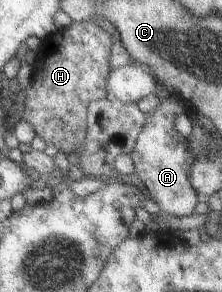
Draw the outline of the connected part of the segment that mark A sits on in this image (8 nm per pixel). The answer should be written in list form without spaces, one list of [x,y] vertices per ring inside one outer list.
[[[161,94],[161,101],[156,109],[144,114],[144,123],[134,140],[129,156],[137,174],[143,183],[147,195],[156,203],[159,211],[172,217],[182,217],[194,213],[196,191],[188,183],[188,169],[194,157],[188,153],[186,138],[178,133],[173,125],[176,116],[186,111],[185,104],[175,95]]]

